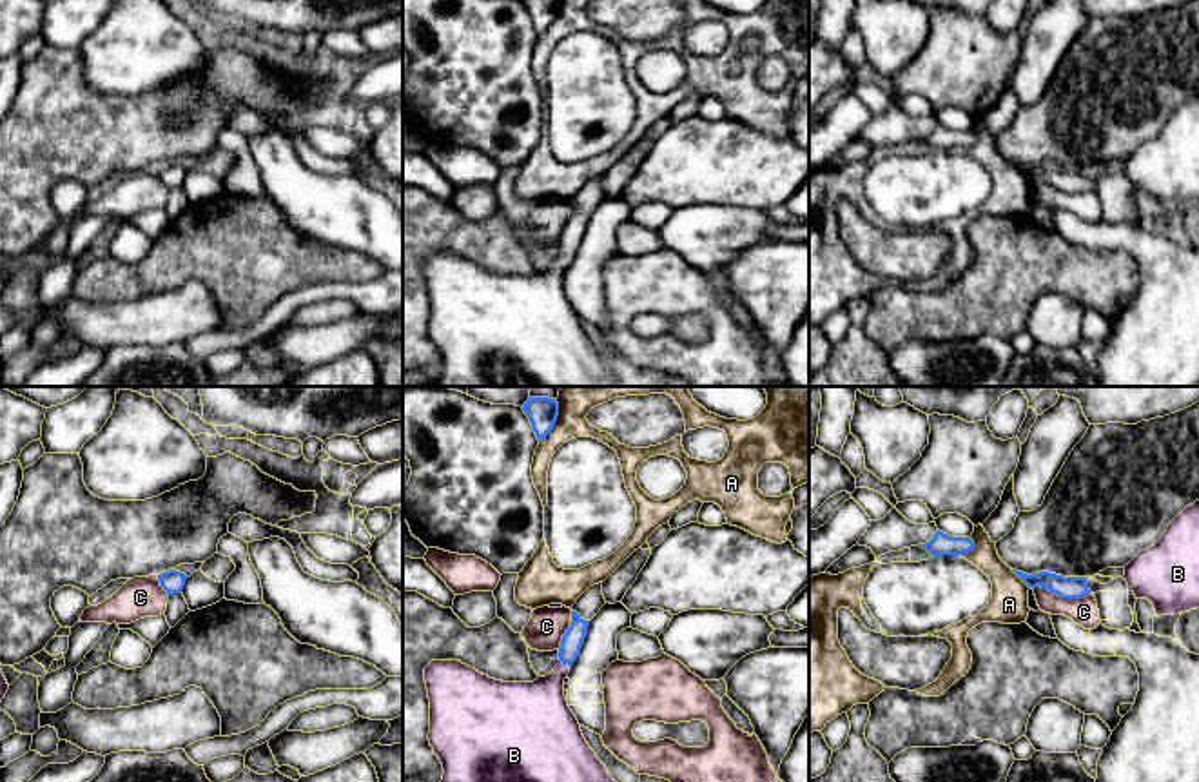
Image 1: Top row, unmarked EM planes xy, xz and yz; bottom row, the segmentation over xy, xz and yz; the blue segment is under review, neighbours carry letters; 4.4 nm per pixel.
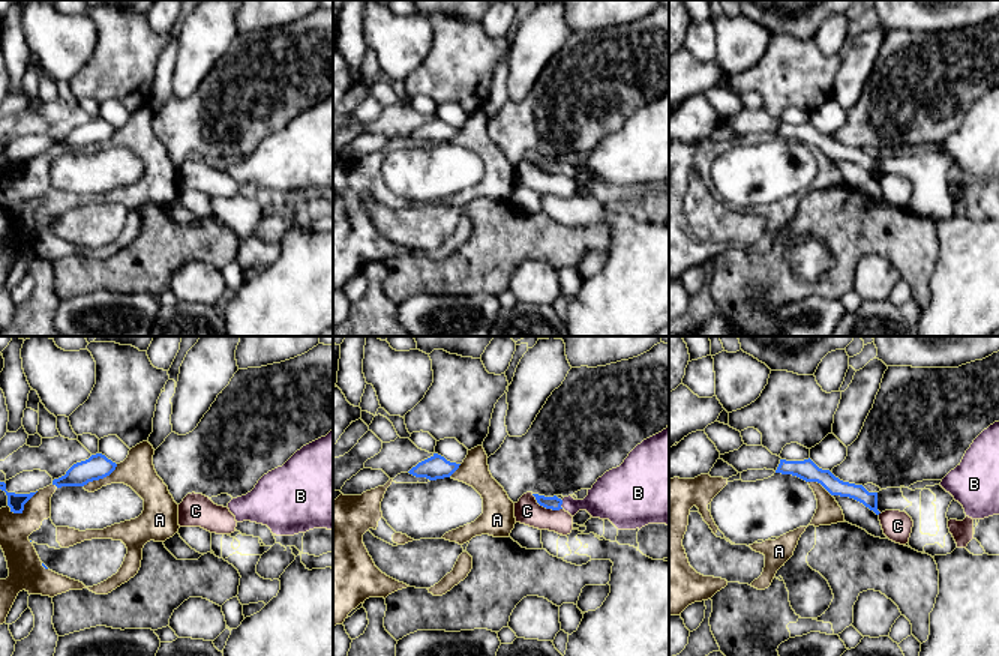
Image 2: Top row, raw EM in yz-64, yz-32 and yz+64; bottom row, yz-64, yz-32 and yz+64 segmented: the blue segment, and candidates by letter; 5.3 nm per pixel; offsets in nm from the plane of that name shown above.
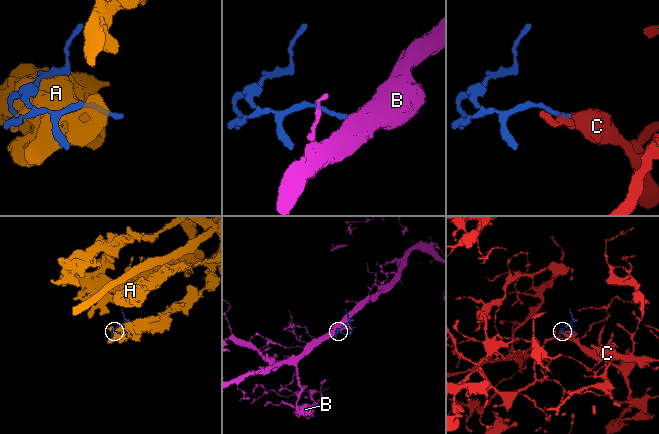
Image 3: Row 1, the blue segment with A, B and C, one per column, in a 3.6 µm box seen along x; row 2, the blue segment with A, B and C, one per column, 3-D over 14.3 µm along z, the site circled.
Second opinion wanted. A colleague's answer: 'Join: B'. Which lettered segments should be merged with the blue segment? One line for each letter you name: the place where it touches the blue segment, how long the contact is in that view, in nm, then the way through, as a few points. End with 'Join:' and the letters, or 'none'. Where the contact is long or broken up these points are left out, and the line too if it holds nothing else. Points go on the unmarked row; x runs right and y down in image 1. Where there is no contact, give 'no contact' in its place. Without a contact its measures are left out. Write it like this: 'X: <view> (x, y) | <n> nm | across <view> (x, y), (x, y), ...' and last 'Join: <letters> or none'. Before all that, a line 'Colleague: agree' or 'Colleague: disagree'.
Colleague: agree
B: xz (565, 256) | 50 nm | across xz (572, 234), (565, 256), (537, 305)
Join: B

